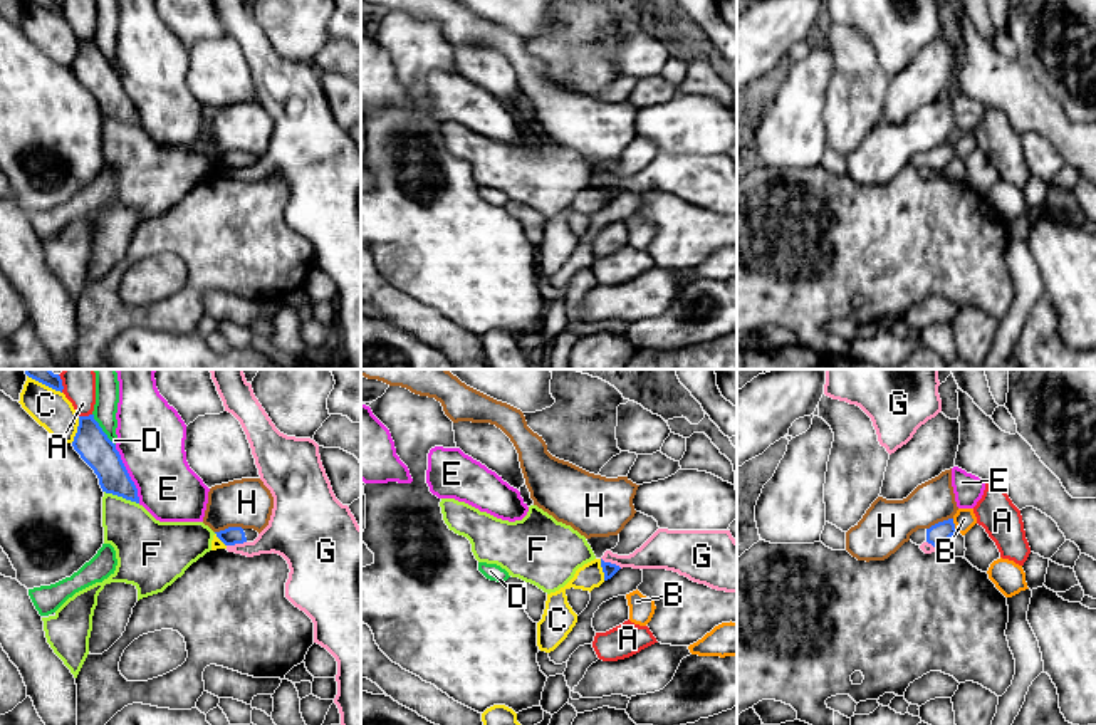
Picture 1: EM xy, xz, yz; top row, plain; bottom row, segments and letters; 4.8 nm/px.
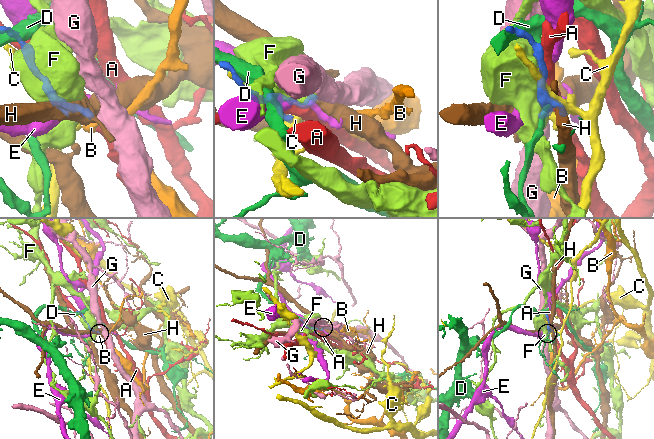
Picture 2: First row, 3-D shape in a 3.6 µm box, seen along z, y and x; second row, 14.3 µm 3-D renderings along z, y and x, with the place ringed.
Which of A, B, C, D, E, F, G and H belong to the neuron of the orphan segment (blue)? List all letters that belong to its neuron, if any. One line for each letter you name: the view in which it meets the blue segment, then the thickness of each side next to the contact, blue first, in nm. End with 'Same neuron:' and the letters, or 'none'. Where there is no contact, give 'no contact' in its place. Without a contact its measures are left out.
Same neuron: none

